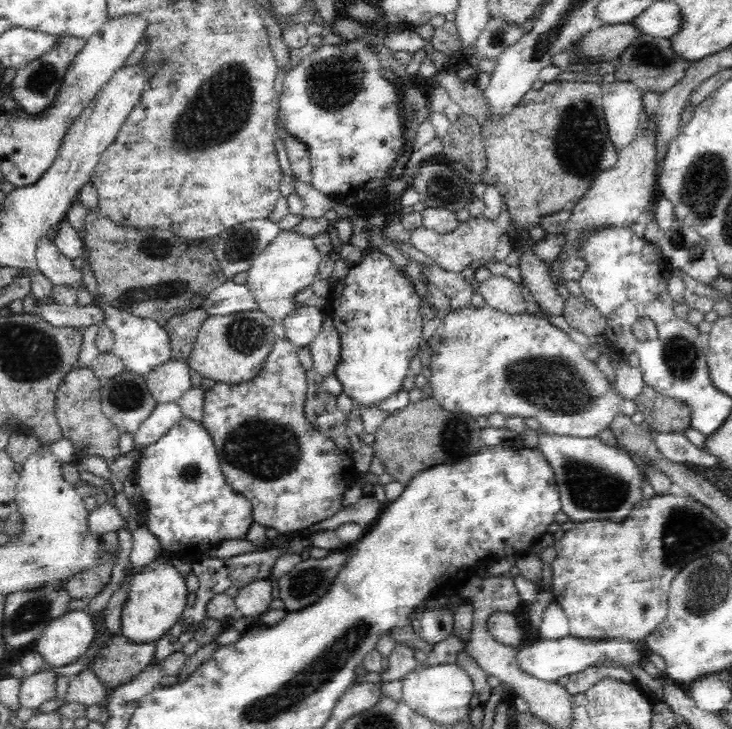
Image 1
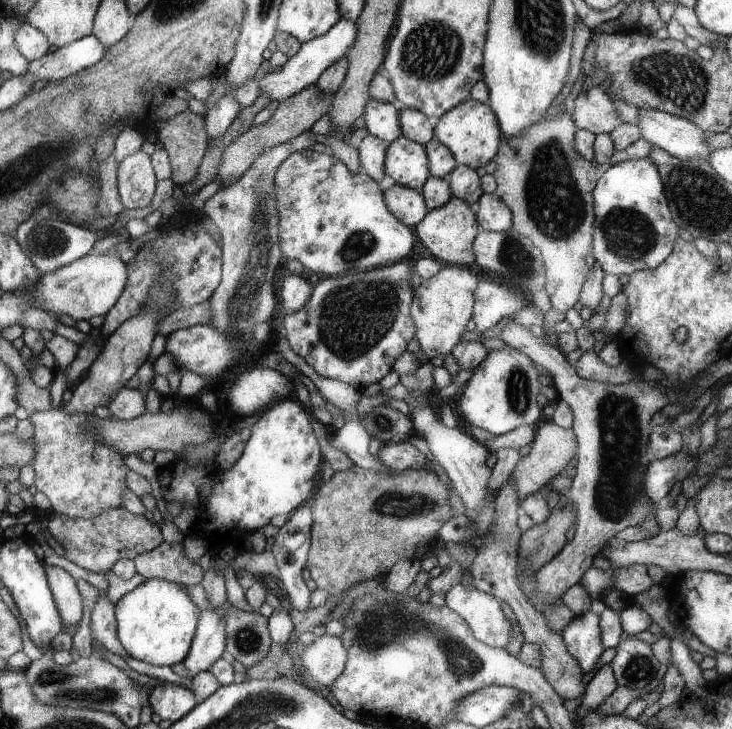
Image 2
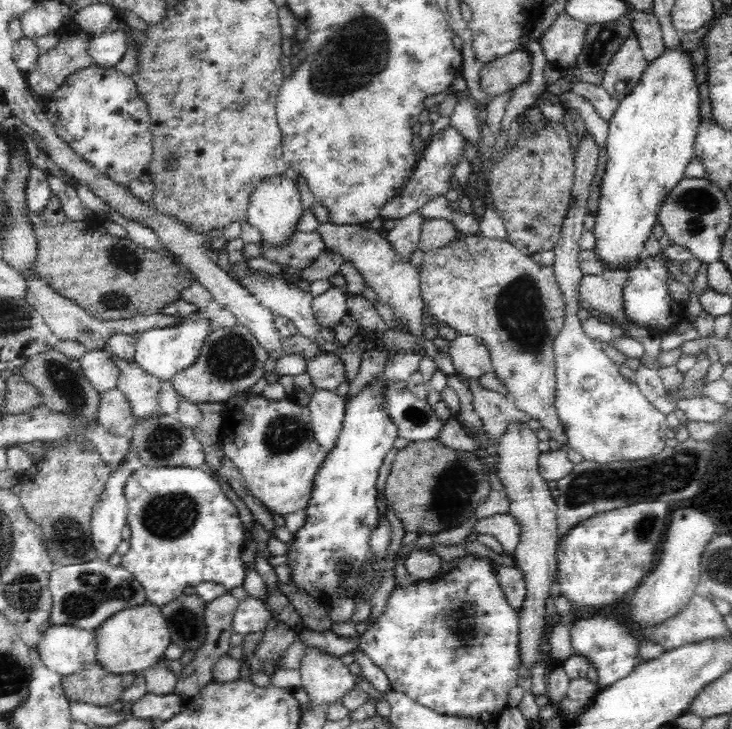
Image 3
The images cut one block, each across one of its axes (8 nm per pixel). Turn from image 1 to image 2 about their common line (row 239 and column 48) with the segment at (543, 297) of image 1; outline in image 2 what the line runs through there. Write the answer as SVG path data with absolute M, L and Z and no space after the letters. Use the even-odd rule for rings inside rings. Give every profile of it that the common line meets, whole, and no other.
M125 508L107 509L90 519L55 514L48 522L51 536L66 550L64 558L83 570L104 575L123 559L135 559L162 544L160 528L144 515L134 515Z

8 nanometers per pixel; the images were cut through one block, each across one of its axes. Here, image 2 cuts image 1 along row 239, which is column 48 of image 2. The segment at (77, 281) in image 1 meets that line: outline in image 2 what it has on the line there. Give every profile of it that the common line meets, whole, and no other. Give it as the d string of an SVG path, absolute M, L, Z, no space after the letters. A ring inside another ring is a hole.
M25 20L15 31L14 41L18 53L29 62L45 57L52 45L48 36Z

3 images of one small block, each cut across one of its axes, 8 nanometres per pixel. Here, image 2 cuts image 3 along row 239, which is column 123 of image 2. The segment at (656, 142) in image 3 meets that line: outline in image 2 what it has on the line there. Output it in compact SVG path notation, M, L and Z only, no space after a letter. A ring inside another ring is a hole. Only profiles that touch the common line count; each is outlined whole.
M148 579L114 604L117 638L130 657L160 667L184 662L201 612L188 588L165 579Z

